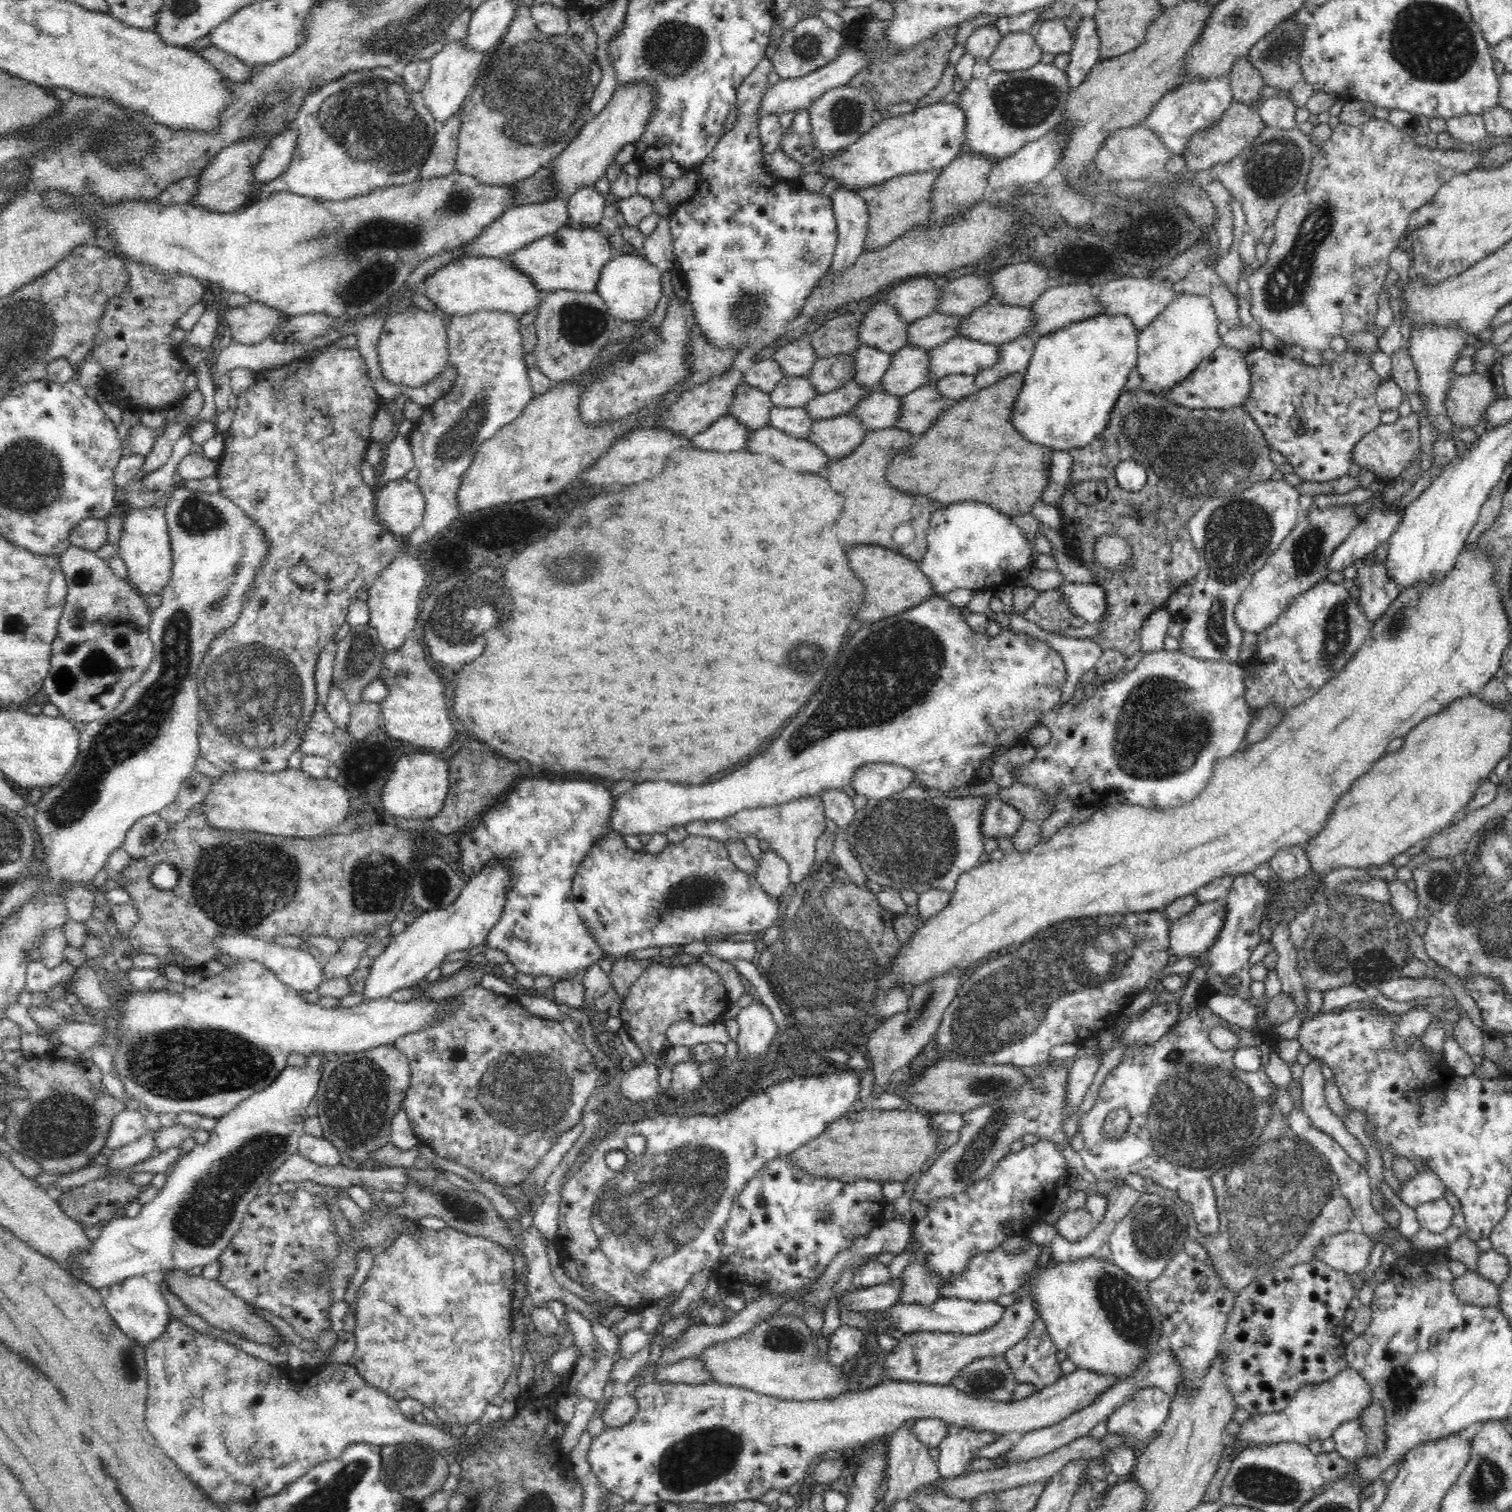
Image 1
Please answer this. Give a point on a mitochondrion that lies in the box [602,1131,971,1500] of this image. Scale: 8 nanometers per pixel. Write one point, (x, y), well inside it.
(702, 1457)

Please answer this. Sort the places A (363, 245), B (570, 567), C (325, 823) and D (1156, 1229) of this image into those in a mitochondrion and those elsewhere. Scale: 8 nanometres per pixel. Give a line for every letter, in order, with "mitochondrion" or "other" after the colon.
A: mitochondrion
B: mitochondrion
C: other
D: mitochondrion

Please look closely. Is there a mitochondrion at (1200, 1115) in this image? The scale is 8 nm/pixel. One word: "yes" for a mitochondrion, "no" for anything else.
yes

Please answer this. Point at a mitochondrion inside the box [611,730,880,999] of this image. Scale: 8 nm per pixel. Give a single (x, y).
(692, 893)

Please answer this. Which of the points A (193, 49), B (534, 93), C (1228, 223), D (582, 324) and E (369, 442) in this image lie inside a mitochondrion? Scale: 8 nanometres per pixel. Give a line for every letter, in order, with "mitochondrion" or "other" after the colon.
A: other
B: mitochondrion
C: other
D: mitochondrion
E: other

